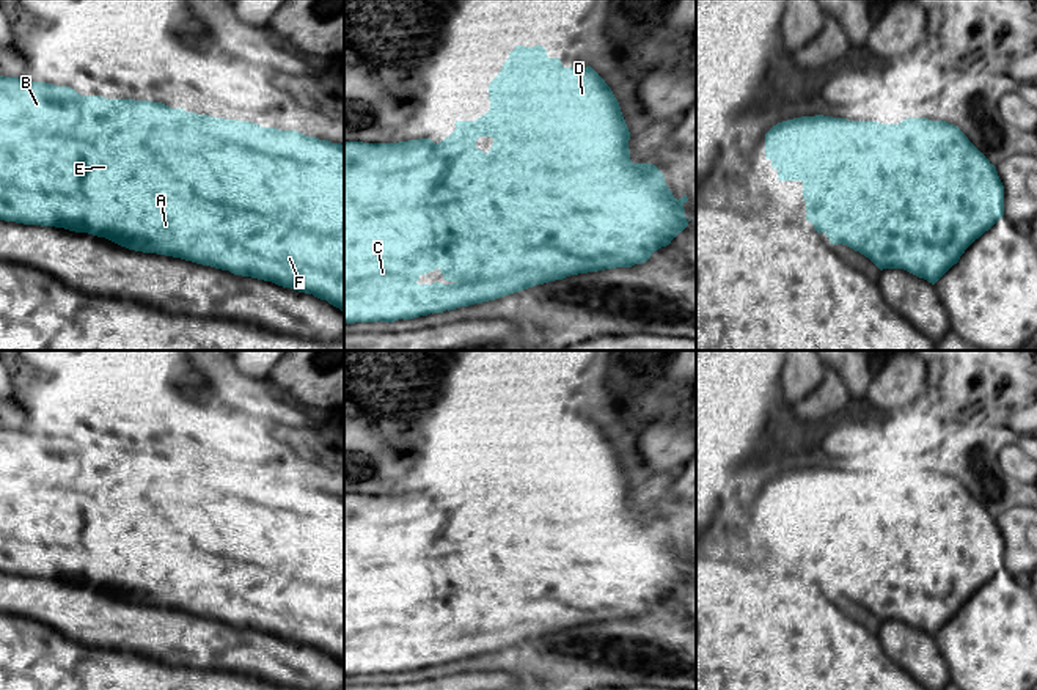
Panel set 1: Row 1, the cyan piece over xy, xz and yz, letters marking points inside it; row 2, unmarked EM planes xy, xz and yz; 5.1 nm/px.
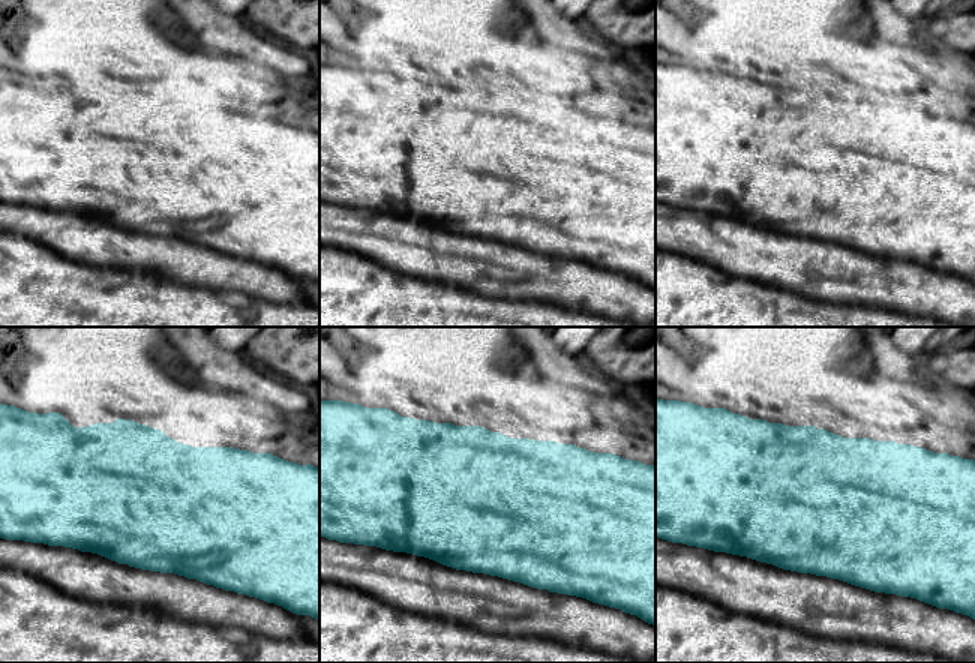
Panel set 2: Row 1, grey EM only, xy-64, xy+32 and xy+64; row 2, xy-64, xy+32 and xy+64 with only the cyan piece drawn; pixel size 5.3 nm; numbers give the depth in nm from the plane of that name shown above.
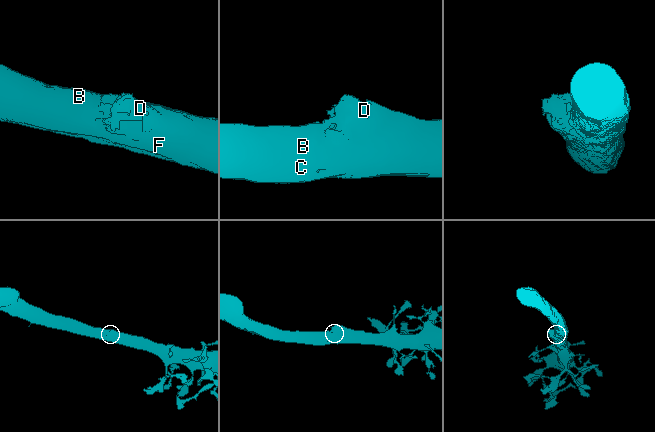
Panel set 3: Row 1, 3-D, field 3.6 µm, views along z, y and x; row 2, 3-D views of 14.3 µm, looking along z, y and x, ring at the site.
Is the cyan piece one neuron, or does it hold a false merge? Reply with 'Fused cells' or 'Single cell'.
Single cell

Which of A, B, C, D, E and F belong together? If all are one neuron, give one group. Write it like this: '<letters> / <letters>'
A B C D E F

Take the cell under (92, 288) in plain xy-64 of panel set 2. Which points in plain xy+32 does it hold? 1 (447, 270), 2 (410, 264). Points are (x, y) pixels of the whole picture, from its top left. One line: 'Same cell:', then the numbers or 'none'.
Same cell: none

